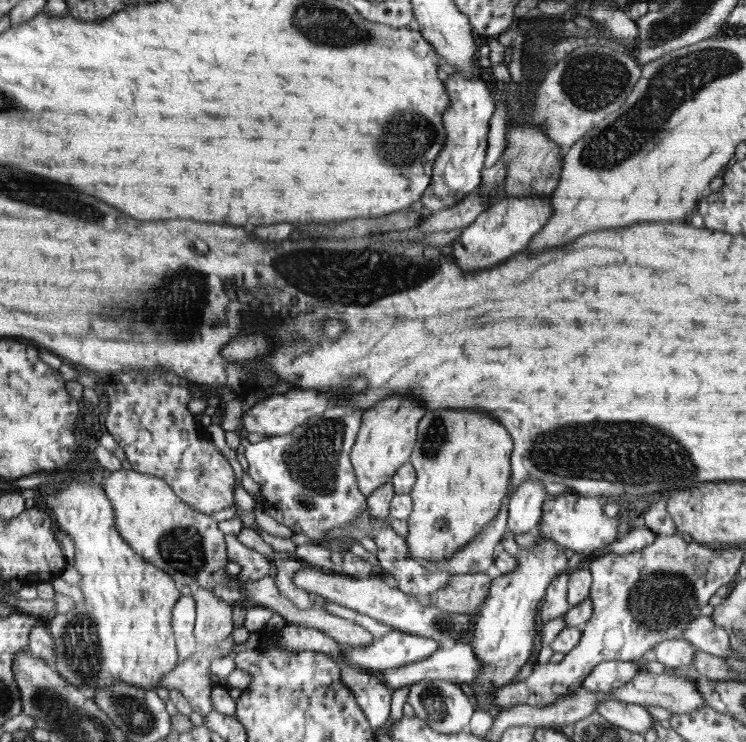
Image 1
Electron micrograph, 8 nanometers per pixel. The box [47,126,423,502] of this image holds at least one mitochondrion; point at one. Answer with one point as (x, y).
(142, 310)

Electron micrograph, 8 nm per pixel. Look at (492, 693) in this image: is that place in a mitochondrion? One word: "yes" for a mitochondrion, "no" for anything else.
no

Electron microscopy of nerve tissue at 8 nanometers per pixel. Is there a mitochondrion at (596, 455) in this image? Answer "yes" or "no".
yes

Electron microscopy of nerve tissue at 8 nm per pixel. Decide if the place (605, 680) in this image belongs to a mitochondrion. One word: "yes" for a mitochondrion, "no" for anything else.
no

